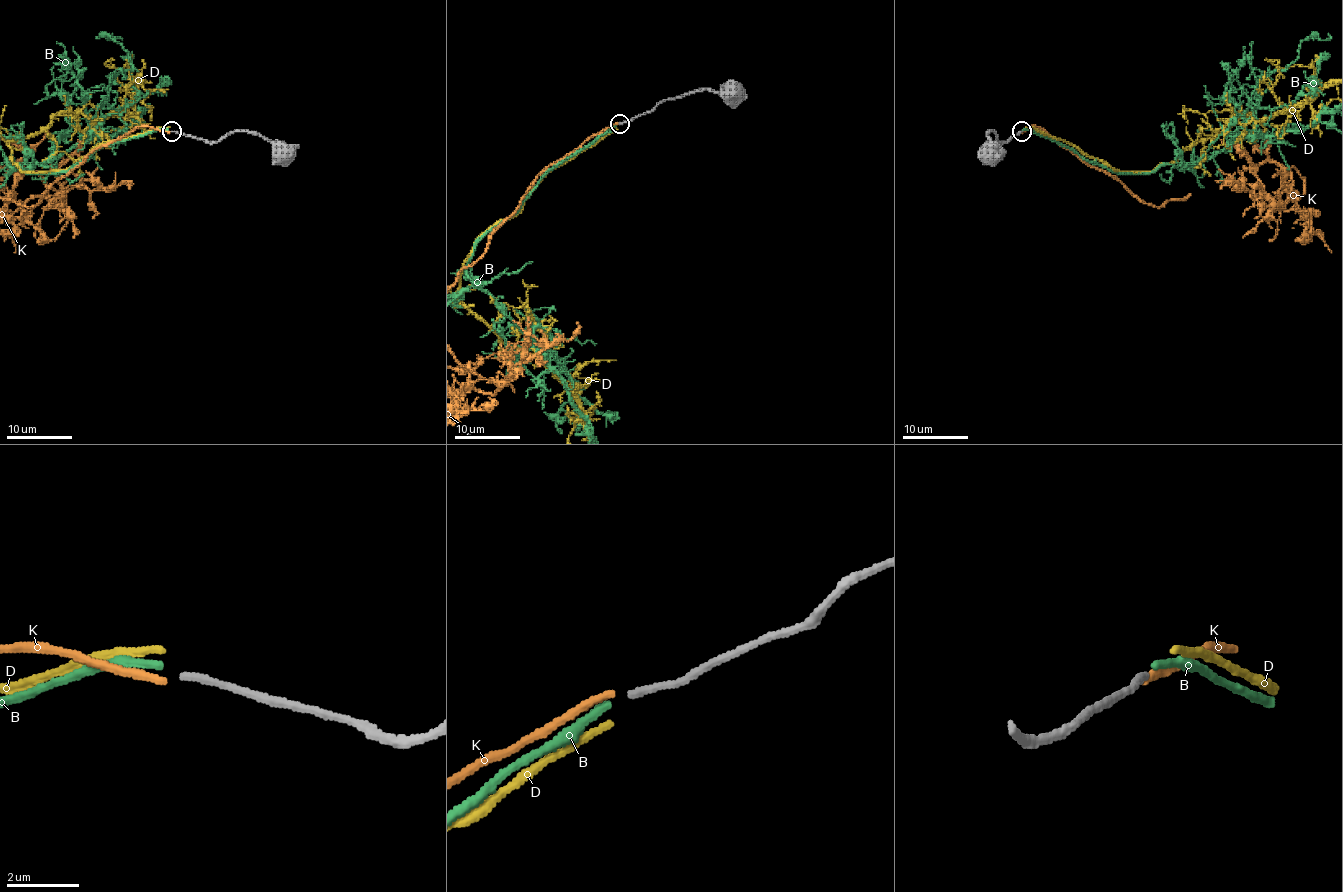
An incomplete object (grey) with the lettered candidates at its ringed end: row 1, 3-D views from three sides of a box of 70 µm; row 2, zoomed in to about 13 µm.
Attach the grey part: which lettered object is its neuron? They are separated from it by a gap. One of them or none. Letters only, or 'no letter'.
no letter

